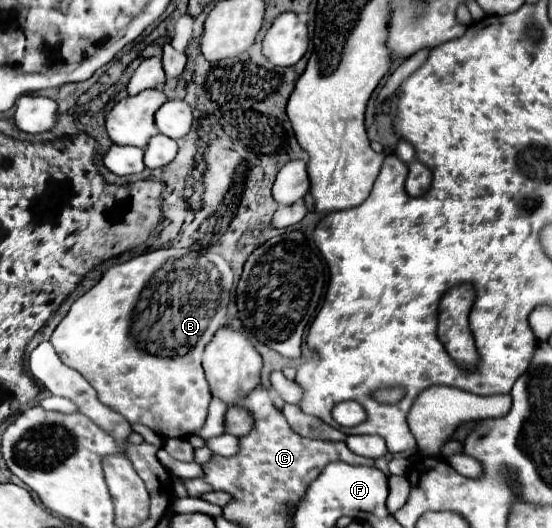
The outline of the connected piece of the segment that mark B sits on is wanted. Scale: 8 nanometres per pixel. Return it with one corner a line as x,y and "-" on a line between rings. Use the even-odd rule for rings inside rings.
165,247
165,249
149,251
149,253
143,253
143,255
131,259
127,263
119,263
119,265
109,267
105,271
105,275
101,277
101,281
71,305
69,313
65,315
65,319
59,323
59,327
51,335
51,343
53,343
59,359
67,367
73,367
75,371
79,371
95,387
95,391
99,395
99,401
103,405
111,407
113,411
117,411
119,415
123,415
131,425
133,423
141,423
141,425
153,429
159,437
169,437
169,439
189,437
189,435
195,435
203,427
205,417
207,417
207,407
209,407
209,401
211,401
211,393
209,393
209,383
205,379
205,371
201,367
201,357
203,357
203,351
205,351
207,343
213,339
215,331
225,325
223,319
227,315
227,303
229,303
231,287
233,287
233,271
231,271
229,263
221,255
217,255
217,253
209,251
209,249
193,251
193,249

